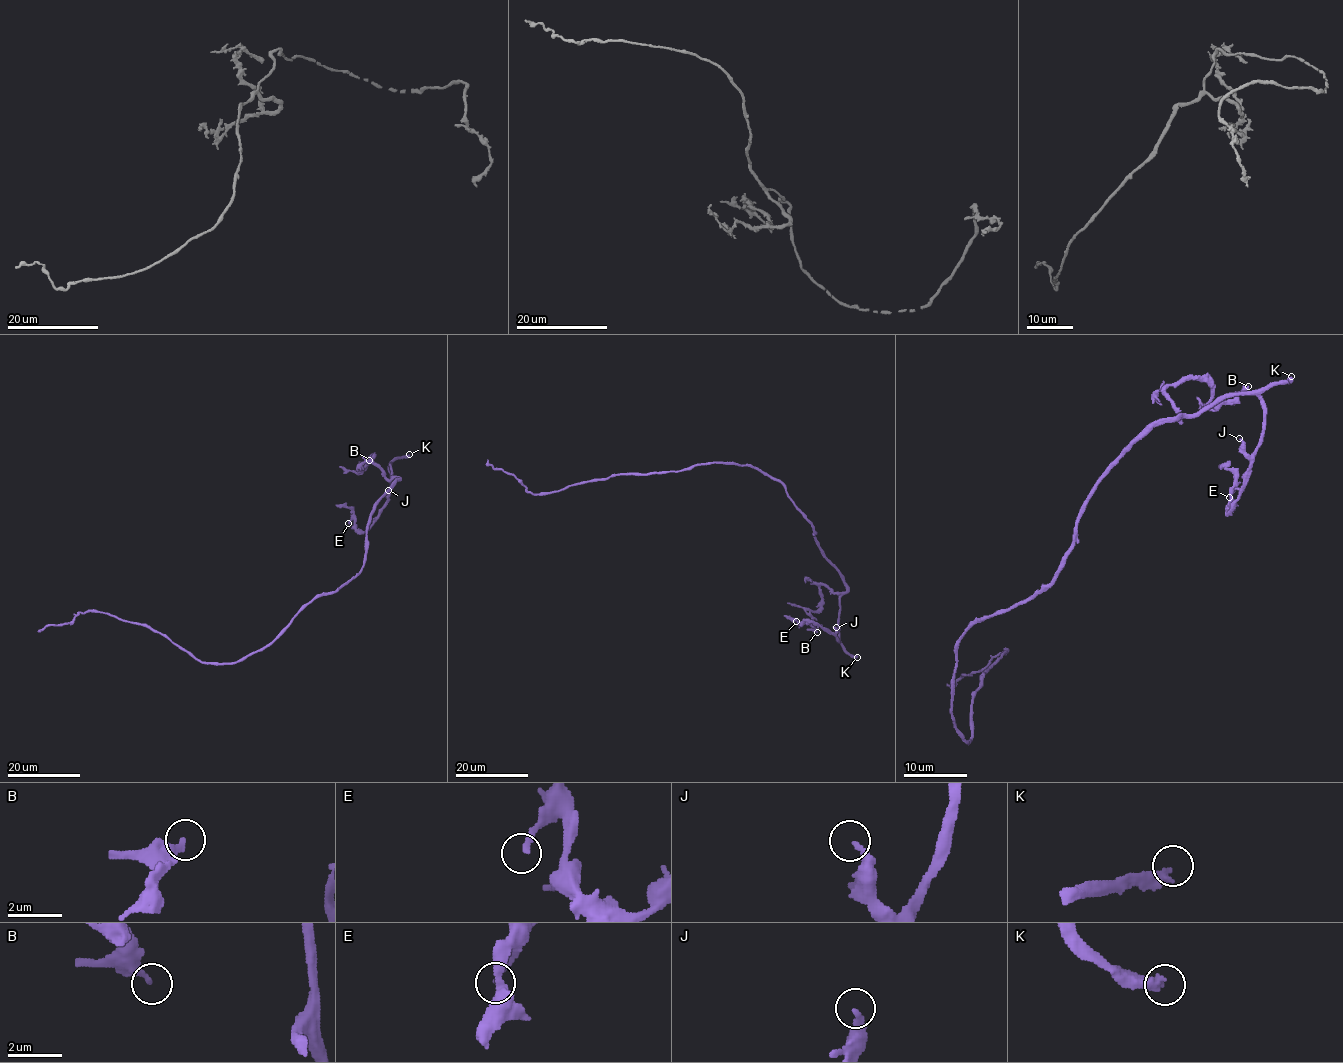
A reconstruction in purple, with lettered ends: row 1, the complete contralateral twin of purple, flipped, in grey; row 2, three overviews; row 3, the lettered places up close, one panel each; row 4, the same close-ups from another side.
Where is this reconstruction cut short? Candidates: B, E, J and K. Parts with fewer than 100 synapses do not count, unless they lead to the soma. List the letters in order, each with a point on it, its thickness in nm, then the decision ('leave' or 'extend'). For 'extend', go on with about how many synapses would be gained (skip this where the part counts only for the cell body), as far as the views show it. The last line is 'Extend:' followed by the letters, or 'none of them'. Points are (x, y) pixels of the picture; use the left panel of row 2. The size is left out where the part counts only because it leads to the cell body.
B: (369, 460) | 300 nm | leave
E: (348, 523) | 180 nm | leave
J: (388, 490) | 200 nm | leave
K: (409, 454) | 360 nm | extend | 200 syn
Extend: K

